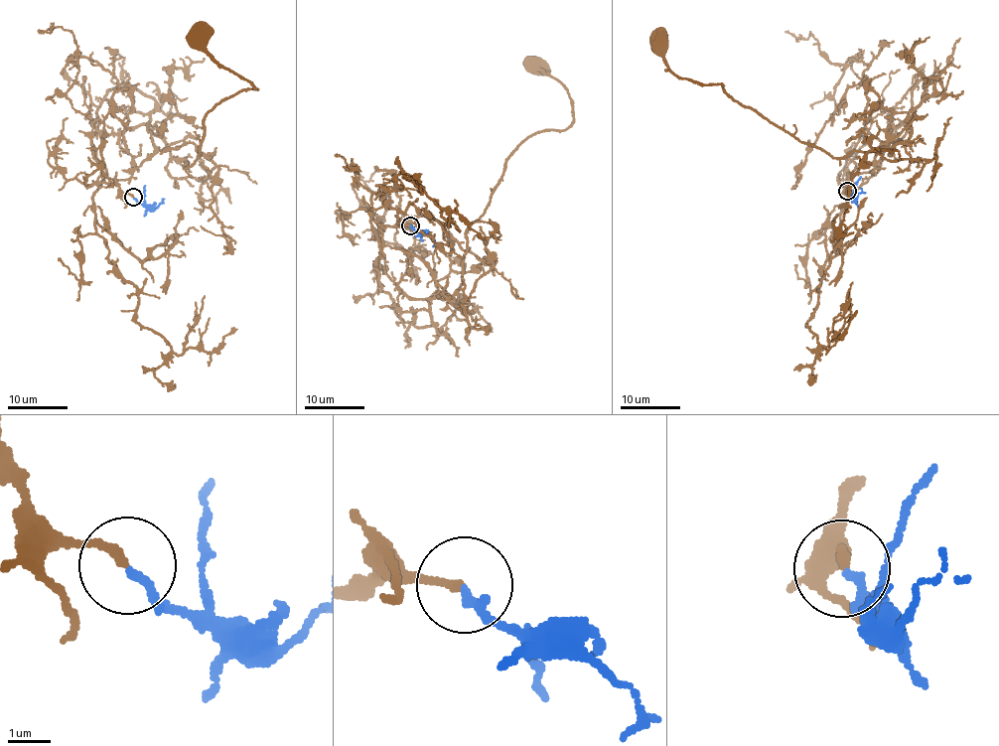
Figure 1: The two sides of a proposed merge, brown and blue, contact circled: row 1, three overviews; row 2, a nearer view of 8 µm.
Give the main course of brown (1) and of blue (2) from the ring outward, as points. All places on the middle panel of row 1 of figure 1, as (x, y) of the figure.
1: (411, 225), (379, 224), (374, 265), (407, 295), (455, 293), (505, 159), (572, 120), (537, 69)
2: (411, 225), (437, 242)

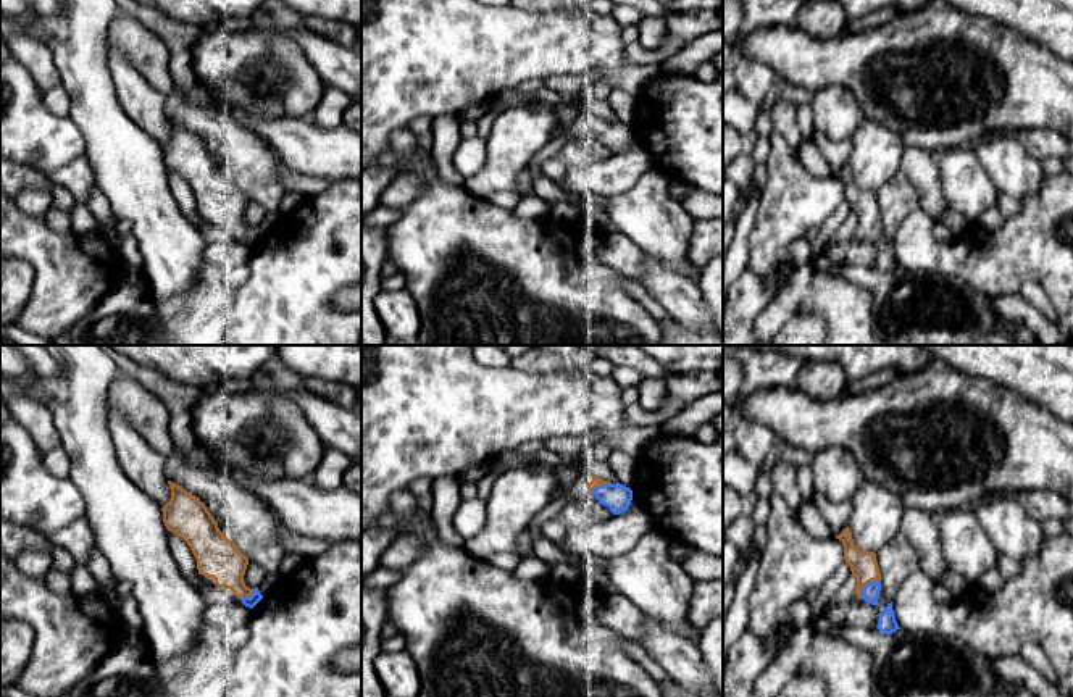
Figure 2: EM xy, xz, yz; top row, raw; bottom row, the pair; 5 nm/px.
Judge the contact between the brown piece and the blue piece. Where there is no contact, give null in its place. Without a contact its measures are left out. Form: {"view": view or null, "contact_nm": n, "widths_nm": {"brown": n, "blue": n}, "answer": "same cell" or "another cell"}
{"view": "yz", "contact_nm": 130, "widths_nm": {"brown": 140, "blue": 80}, "answer": "same cell"}

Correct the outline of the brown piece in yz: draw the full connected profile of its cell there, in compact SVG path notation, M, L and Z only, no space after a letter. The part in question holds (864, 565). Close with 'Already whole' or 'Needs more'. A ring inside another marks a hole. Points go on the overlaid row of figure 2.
M849 528L836 536L844 545L844 560L850 566L852 574L857 578L857 597L862 597L871 605L878 605L881 591L881 573L876 561L876 553L860 550L852 539Z. Needs more

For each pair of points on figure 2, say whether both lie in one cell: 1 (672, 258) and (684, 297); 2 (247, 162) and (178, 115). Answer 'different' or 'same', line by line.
1: different
2: same

